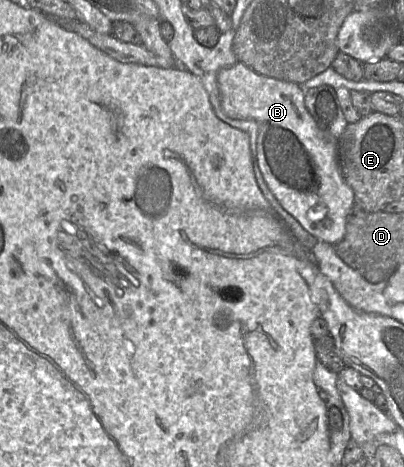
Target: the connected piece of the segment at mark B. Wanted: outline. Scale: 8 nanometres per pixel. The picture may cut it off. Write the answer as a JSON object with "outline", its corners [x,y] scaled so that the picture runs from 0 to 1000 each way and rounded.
{"outline":[[[589,131],[572,143],[547,148],[537,158],[537,178],[545,195],[550,238],[569,253],[599,257],[629,257],[636,263],[639,353],[663,403],[681,420],[681,424],[688,428],[700,448],[705,448],[718,460],[723,460],[757,495],[762,495],[787,514],[814,520],[824,527],[847,516],[856,497],[859,463],[869,452],[869,448],[879,441],[876,411],[871,403],[856,392],[842,362],[837,340],[837,298],[790,274],[780,255],[772,251],[772,246],[765,242],[765,238],[755,227],[755,197],[748,191],[745,182],[730,176],[691,171],[683,167],[646,161],[631,154],[629,150],[619,148],[594,131]]]}

